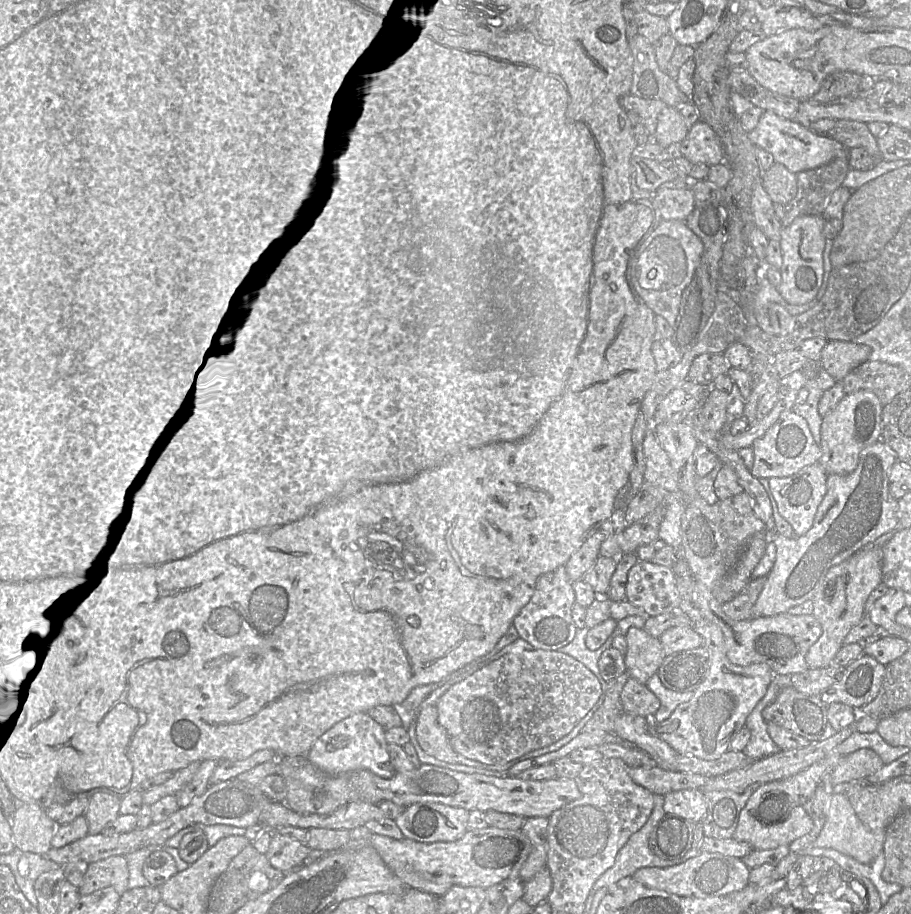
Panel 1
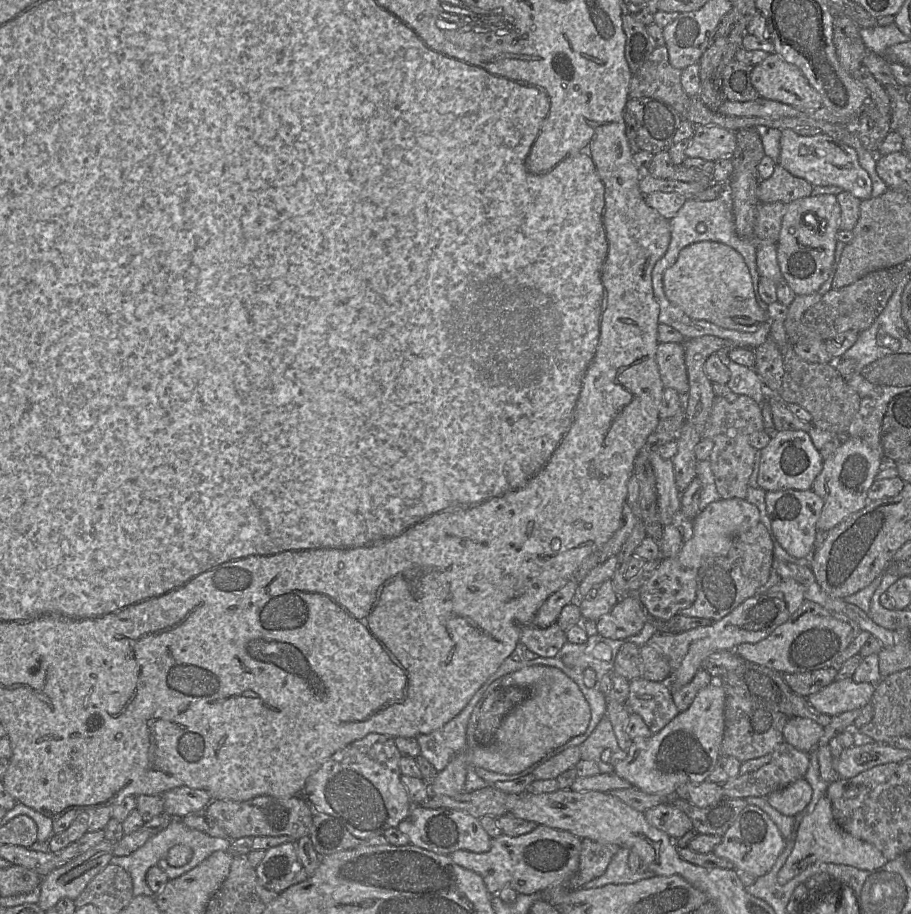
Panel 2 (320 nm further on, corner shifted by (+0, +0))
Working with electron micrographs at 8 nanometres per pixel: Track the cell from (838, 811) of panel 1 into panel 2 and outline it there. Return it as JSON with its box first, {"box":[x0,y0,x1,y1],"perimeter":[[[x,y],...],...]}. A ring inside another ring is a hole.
{"box":[777,795,888,885],"perimeter":[[[826,795],[820,798],[813,812],[803,817],[796,834],[795,845],[778,872],[777,881],[780,885],[785,885],[805,869],[823,862],[852,866],[860,870],[875,870],[888,862],[878,848],[853,837],[836,823],[832,815],[832,802]]]}

